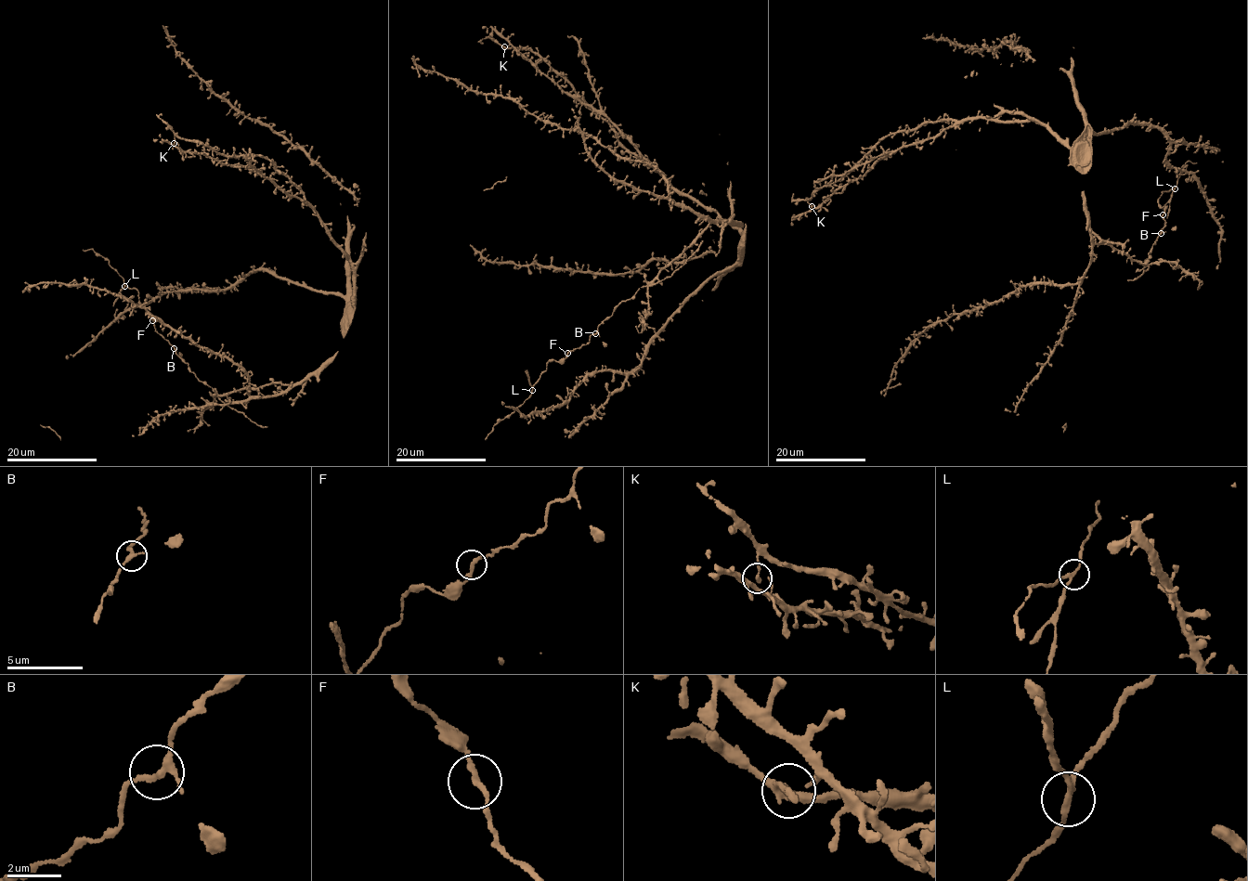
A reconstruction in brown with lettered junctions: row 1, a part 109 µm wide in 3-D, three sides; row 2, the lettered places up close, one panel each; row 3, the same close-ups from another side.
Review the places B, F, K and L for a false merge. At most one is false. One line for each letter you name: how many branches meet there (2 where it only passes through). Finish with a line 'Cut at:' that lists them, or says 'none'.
L: 3 branches meet
Cut at: L

